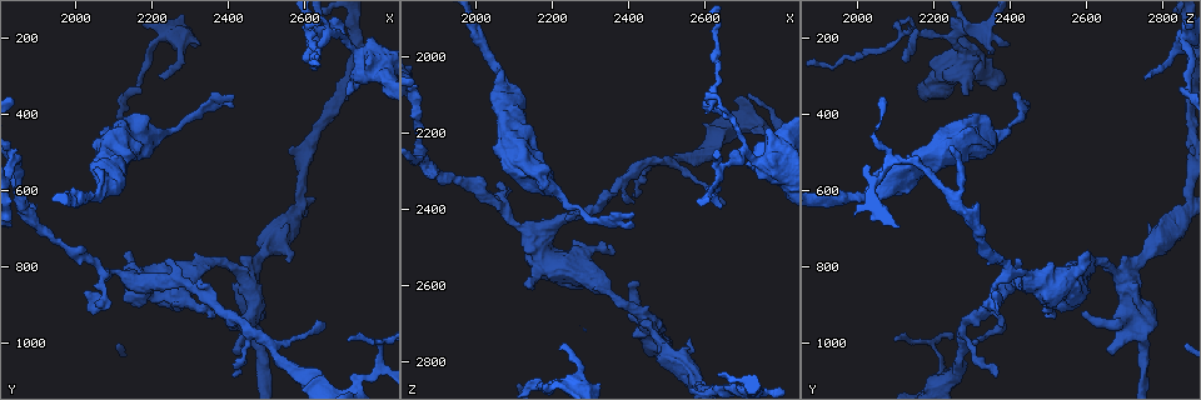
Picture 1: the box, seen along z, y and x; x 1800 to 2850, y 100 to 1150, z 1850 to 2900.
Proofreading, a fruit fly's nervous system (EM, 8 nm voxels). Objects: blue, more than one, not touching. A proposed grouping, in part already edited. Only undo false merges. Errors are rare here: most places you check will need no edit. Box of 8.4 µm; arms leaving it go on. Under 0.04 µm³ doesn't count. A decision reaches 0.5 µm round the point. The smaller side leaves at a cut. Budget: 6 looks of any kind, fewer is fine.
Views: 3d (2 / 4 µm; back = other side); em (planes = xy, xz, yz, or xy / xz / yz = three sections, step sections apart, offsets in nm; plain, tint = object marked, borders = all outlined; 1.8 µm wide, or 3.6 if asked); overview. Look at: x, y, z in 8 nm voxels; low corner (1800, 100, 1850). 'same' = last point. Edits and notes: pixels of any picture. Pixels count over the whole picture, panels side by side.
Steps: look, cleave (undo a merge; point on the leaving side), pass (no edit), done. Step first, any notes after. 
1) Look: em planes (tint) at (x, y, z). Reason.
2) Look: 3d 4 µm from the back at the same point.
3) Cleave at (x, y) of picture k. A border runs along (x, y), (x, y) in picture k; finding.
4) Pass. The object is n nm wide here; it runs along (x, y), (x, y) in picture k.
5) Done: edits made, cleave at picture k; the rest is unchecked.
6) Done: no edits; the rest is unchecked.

Look: em planes (tint) at (2700, 205, 2250). Arms part here.

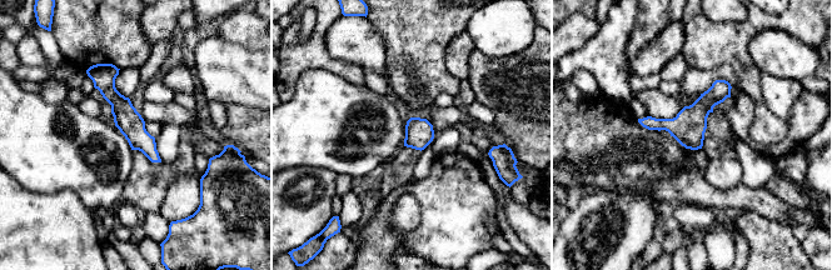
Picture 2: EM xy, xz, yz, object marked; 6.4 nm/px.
Pass. The object is 170 nm wide here; it runs along (105, 66), (106, 89), (157, 159) in picture 2; one cell here.

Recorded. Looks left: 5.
Look: 3d 2 µm at (2455, 830, 2705). Three arms meet.

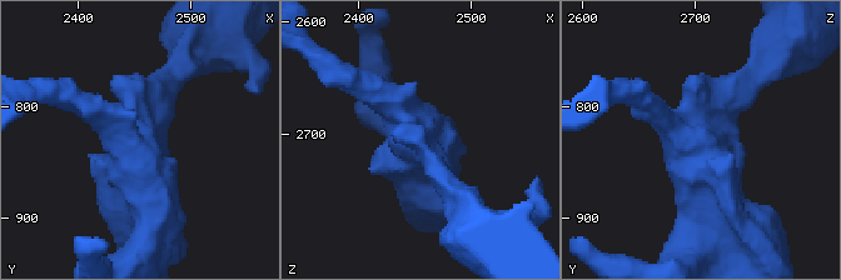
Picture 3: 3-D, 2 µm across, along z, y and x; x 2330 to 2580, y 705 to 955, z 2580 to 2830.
Look: em planes (tint) at (2450, 830, 2700). Shape alone is not enough.

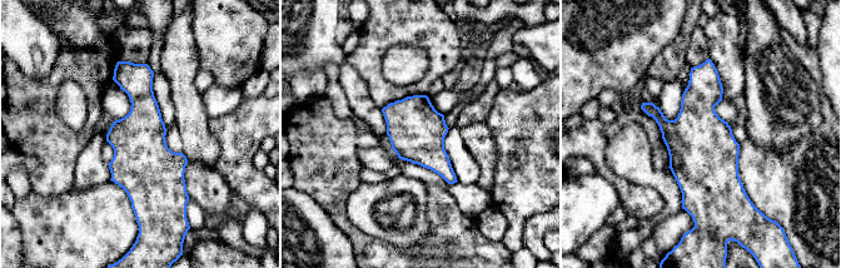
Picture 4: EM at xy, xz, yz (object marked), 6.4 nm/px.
Pass. 3 arms meet here; all the same cell.

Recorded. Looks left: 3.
Look: em 3.6 µm planes (tint) at (2165, 845, 2465). A fork.

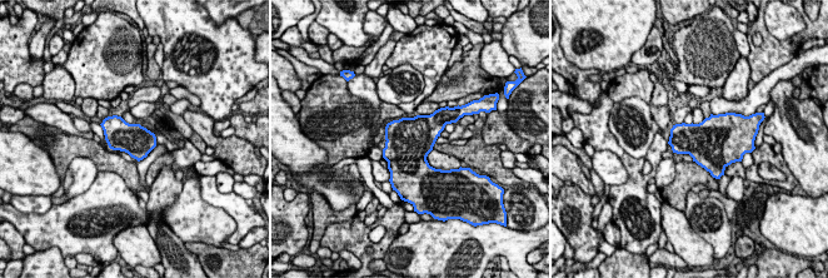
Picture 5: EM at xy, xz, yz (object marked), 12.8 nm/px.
Pass. The object is 400 nm wide here; all the same cell.

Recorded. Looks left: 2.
Done: no edits; the rest is unchecked.

